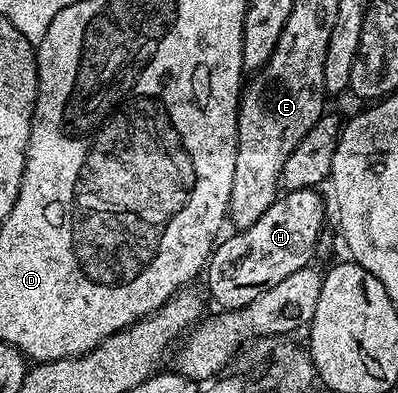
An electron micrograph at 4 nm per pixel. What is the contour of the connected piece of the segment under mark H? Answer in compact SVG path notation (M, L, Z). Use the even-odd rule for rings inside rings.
M293 189L276 196L269 211L265 211L253 227L232 232L232 237L224 236L212 248L205 278L212 299L219 304L216 306L223 311L245 307L269 291L269 287L277 287L285 275L293 275L293 271L301 271L301 267L312 264L311 255L322 229L323 197L319 191Z

